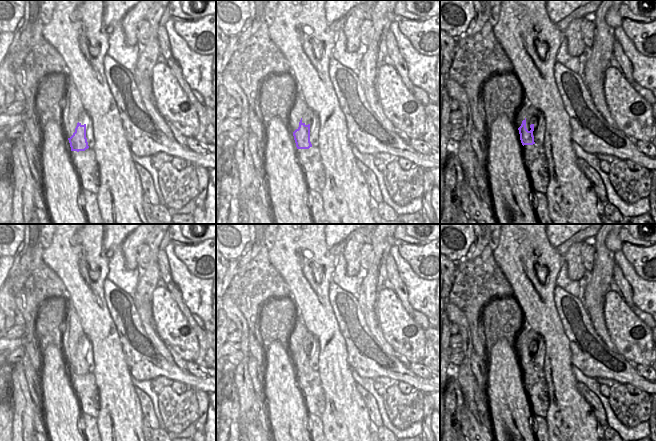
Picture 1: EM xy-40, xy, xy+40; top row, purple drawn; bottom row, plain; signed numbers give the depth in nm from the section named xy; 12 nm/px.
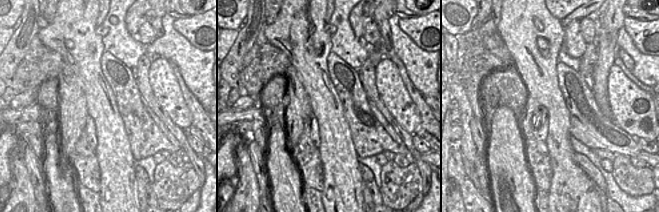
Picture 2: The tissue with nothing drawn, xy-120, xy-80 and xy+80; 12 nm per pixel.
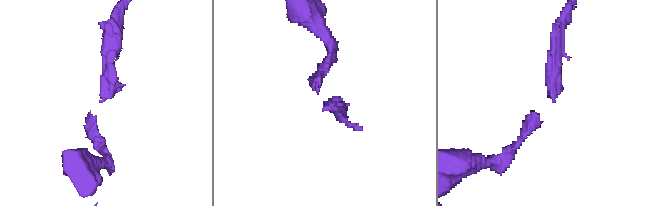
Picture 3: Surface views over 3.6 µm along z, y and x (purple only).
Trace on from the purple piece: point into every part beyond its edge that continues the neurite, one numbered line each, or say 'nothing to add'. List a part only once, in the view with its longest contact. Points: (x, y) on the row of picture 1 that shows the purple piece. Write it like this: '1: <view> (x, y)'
nothing to add.

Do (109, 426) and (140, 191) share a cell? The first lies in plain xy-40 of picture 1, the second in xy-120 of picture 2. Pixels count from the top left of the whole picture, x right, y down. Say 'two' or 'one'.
two

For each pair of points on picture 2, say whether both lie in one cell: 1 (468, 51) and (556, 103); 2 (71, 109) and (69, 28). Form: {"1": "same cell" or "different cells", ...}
{"1": "different cells", "2": "different cells"}

